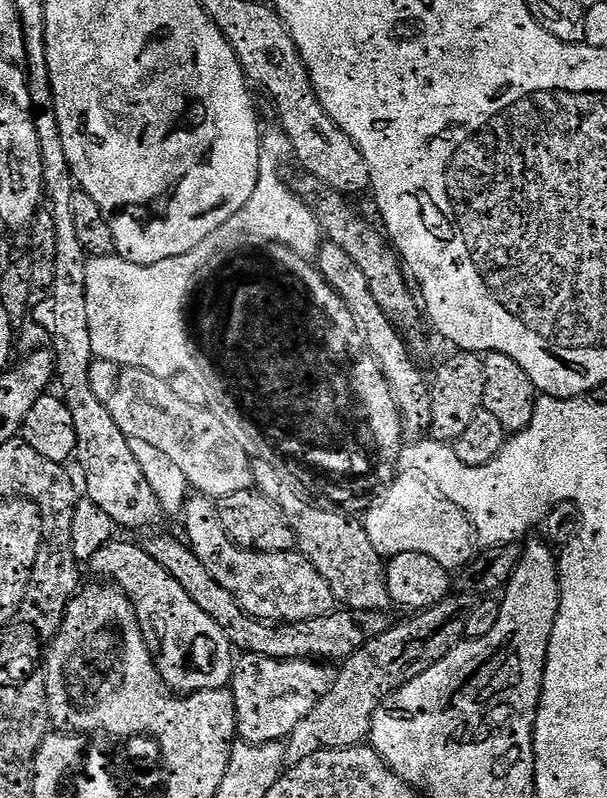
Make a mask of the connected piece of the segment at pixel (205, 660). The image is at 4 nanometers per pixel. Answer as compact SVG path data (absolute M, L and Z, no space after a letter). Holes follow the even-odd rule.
M109 542L90 559L97 577L107 578L124 592L139 624L145 646L152 653L163 687L176 694L228 688L234 649L209 614L198 610L179 584L143 547ZM104 576L109 576L104 577Z

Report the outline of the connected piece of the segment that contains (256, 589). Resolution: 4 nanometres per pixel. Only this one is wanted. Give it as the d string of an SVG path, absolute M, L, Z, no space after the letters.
M192 494L187 497L182 511L184 518L183 539L186 541L192 553L210 570L210 578L218 582L218 586L226 586L230 594L242 607L244 611L256 620L309 620L325 616L327 612L337 607L336 595L330 590L326 578L318 574L318 570L307 560L300 551L272 552L272 551L248 551L237 547L236 543L224 532L220 525L217 512L217 501L199 494Z

